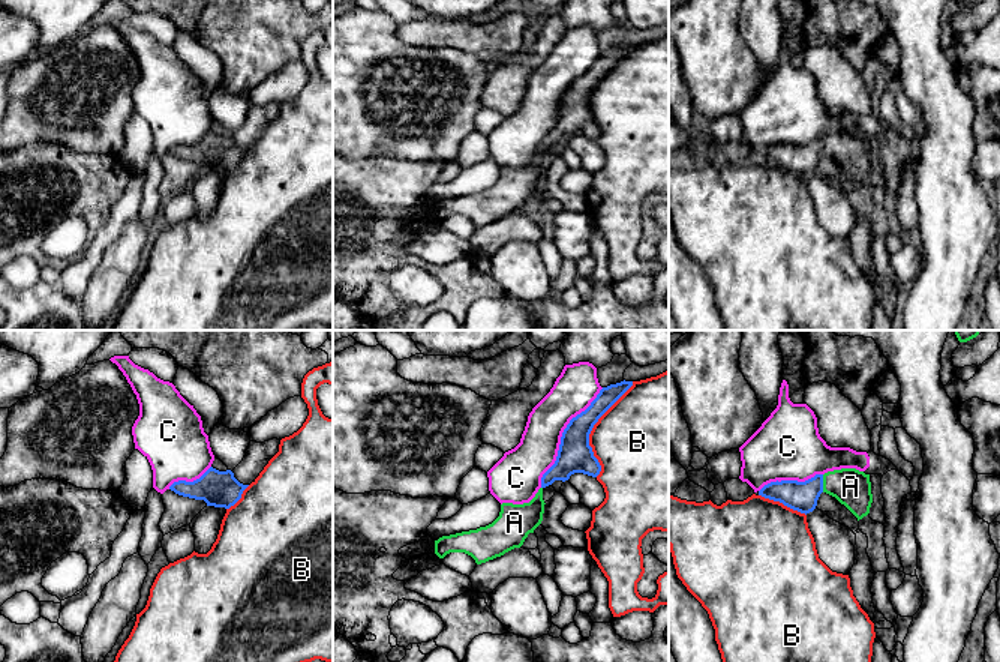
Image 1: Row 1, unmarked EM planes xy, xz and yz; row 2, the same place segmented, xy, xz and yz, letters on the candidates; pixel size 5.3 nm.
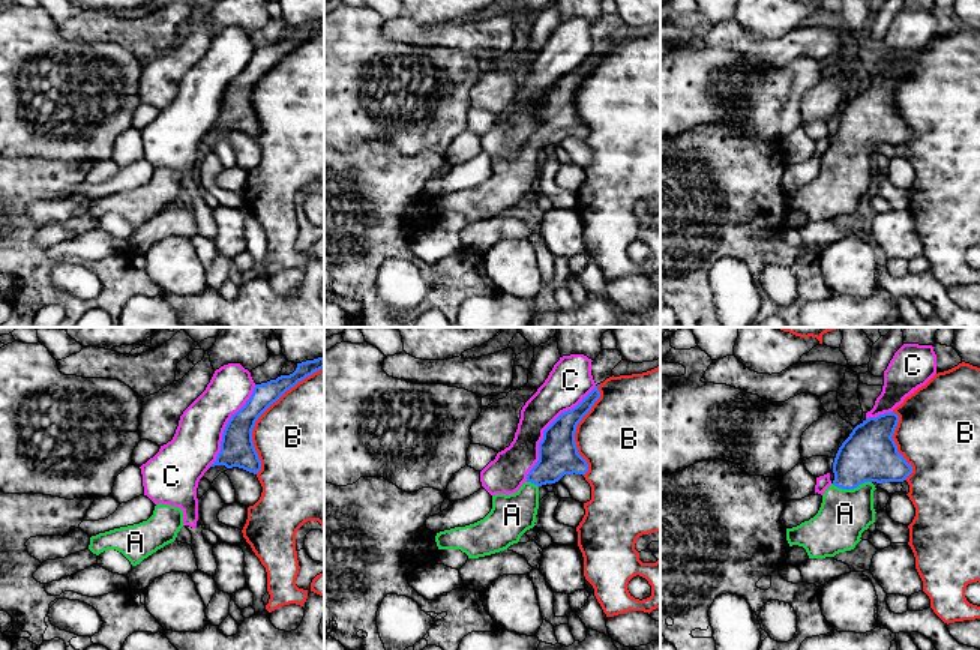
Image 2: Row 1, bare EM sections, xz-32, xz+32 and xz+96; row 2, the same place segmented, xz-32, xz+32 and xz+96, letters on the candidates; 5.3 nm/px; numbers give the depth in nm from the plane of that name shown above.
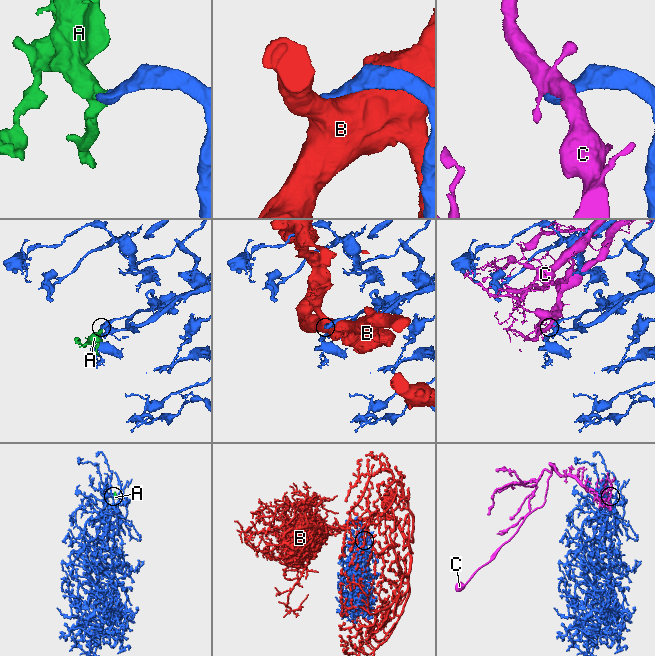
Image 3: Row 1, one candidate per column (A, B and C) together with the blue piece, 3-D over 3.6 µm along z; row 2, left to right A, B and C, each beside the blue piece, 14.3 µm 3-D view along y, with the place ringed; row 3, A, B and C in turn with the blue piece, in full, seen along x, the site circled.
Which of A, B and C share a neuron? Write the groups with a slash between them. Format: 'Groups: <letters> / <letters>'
Groups: A / B / C

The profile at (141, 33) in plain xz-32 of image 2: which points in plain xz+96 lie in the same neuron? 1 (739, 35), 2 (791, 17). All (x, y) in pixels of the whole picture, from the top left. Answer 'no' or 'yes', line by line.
1: yes
2: no

